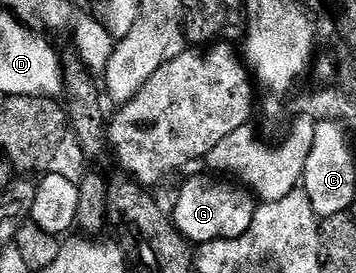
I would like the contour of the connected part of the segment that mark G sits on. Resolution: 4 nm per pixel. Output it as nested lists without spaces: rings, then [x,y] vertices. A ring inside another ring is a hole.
[[[218,176],[209,177],[188,179],[174,202],[174,210],[172,209],[174,227],[191,244],[239,238],[248,232],[248,228],[252,228],[256,209],[254,195],[233,181]]]

